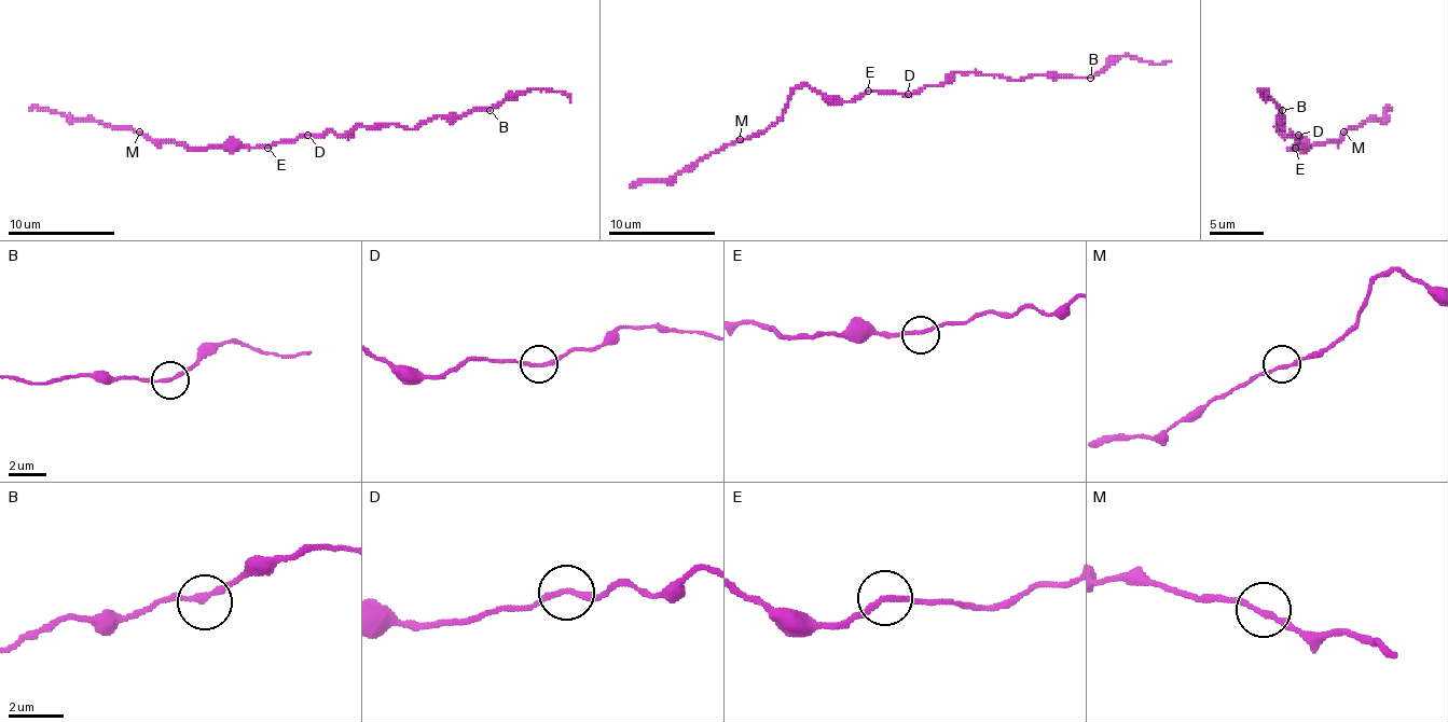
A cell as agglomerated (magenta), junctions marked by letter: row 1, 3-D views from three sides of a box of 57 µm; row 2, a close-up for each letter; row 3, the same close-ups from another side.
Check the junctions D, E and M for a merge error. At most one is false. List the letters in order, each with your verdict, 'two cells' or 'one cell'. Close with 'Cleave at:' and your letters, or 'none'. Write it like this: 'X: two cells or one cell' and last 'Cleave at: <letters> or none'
D: one cell
E: one cell
M: one cell
Cleave at: none

